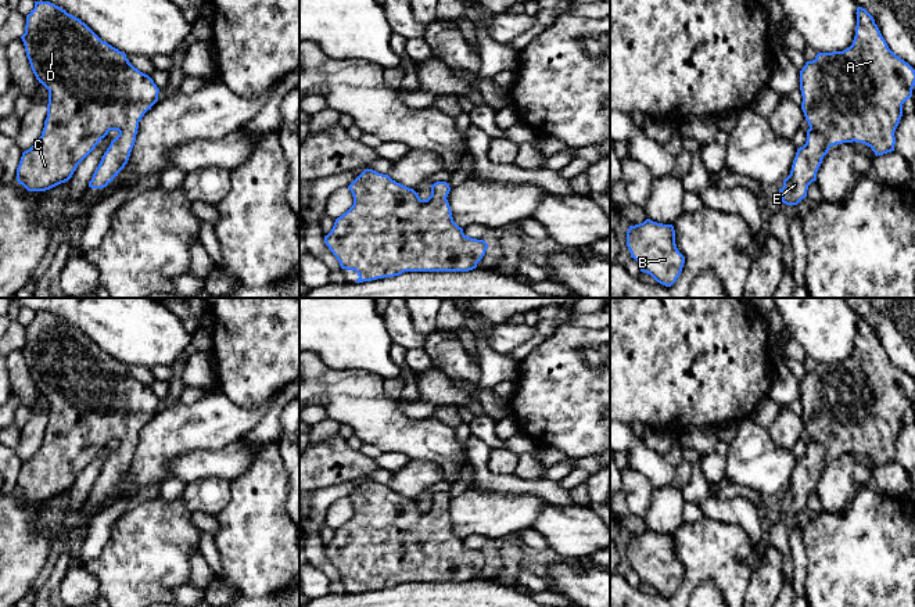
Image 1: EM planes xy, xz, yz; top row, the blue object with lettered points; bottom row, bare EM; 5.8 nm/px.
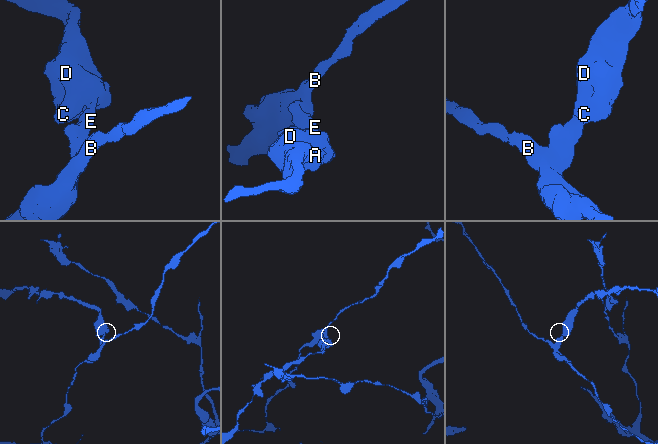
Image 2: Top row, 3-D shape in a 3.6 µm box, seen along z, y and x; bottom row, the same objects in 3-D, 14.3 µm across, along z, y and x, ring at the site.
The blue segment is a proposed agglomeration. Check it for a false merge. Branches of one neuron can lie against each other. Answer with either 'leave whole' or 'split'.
leave whole

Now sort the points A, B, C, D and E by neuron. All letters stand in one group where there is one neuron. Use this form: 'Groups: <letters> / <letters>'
Groups: A B C D E

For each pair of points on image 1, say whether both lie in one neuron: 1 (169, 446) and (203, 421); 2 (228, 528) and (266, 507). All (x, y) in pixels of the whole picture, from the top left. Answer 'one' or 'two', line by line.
1: one
2: one

